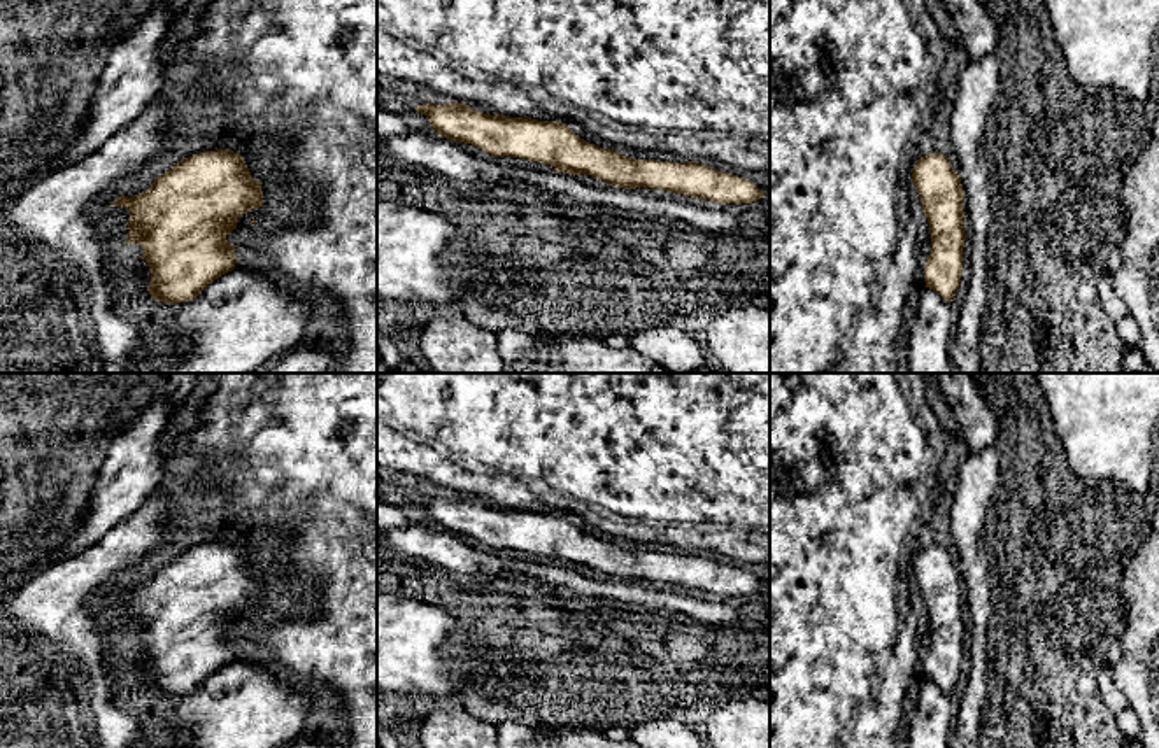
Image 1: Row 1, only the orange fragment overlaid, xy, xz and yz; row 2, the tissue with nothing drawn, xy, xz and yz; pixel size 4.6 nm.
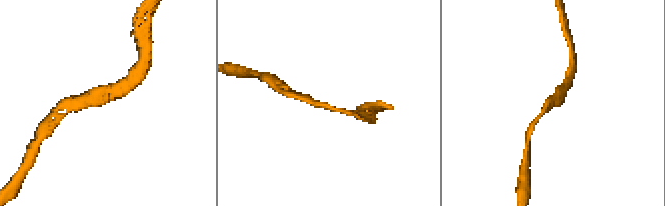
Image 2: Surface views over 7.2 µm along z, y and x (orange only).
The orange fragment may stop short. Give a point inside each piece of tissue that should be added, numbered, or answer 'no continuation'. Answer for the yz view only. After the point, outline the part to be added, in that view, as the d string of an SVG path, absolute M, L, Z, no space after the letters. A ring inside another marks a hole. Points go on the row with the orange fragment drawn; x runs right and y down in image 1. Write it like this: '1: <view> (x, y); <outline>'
no continuation

